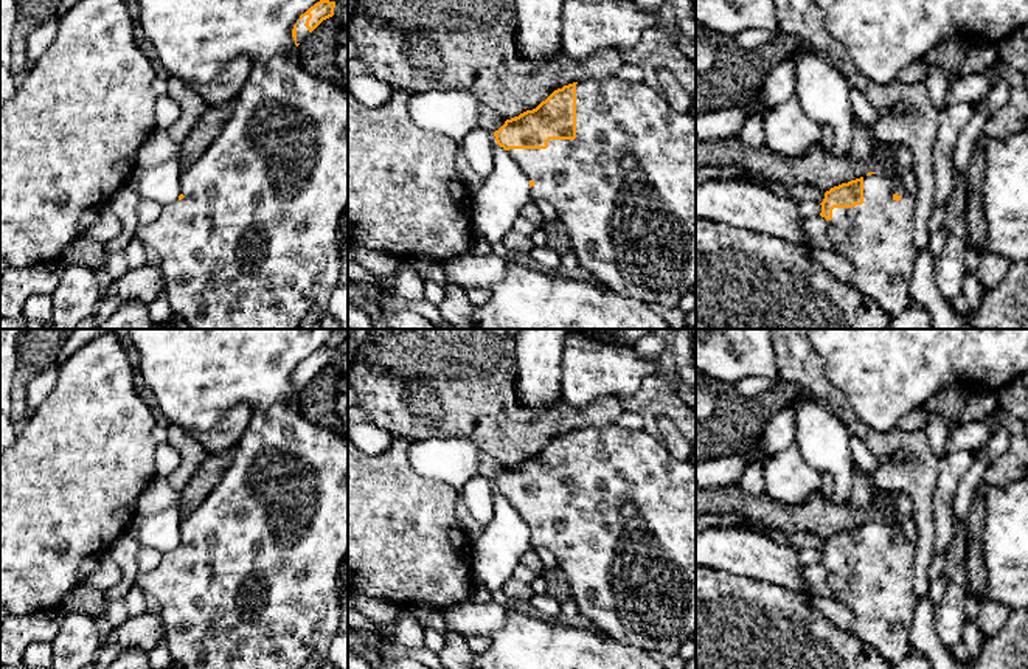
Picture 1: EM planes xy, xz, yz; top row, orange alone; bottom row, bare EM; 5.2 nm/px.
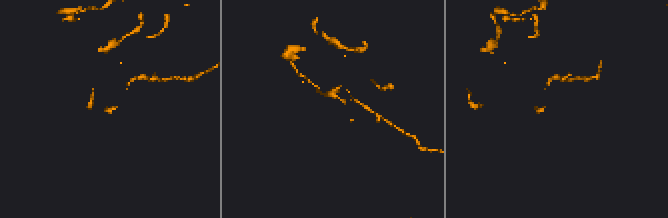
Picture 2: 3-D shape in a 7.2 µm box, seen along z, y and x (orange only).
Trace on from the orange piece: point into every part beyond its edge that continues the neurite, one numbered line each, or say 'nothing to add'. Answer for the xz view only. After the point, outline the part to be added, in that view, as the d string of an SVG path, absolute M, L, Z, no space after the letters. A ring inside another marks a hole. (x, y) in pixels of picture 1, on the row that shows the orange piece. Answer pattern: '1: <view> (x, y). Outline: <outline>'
1: xz (625, 190). Outline: M609 76L584 79L576 84L576 138L550 140L547 149L509 149L509 155L525 175L536 185L530 188L531 200L547 200L556 210L556 220L564 227L573 253L582 269L589 270L596 283L616 295L635 298L654 307L679 307L680 298L696 286L696 120L691 113L675 112L665 99L644 82L629 82Z

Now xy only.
1: xy (302, 31). Outline: M304 16L301 20L298 20L297 23L297 43L300 43L307 34L309 34L309 29L304 26L306 23L306 19L309 16Z

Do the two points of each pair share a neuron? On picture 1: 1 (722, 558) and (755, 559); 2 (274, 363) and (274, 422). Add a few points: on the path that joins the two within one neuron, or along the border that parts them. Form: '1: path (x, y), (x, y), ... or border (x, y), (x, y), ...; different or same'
1: path (730, 558), (747, 558); same
2: border (295, 398), (278, 401), (264, 410), (252, 410); different

